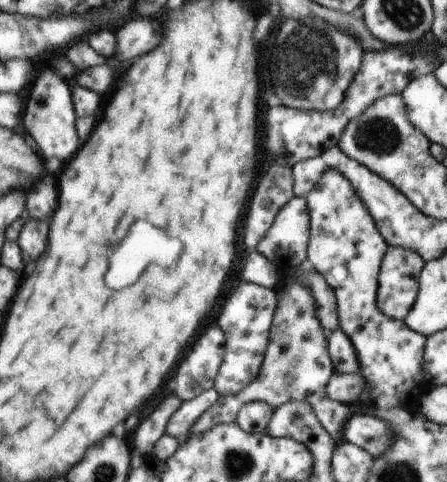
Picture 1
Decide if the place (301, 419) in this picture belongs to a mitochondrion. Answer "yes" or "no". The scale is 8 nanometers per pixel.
yes

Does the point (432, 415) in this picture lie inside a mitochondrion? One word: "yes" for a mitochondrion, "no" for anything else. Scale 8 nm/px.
no

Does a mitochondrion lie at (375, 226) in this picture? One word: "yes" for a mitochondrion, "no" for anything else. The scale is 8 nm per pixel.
no

